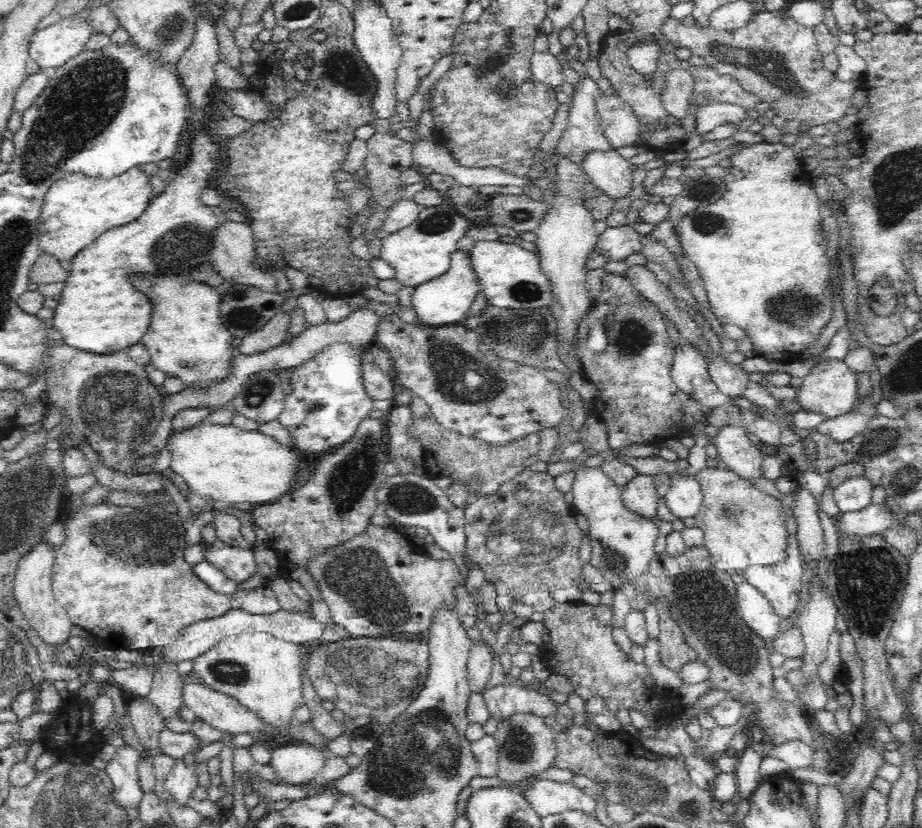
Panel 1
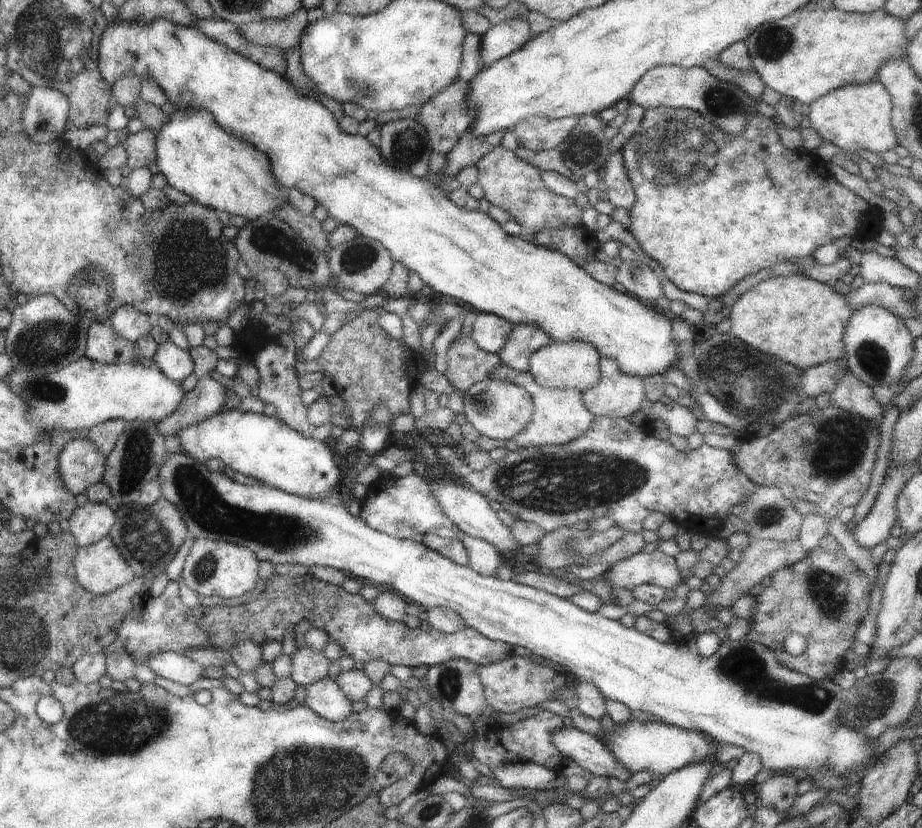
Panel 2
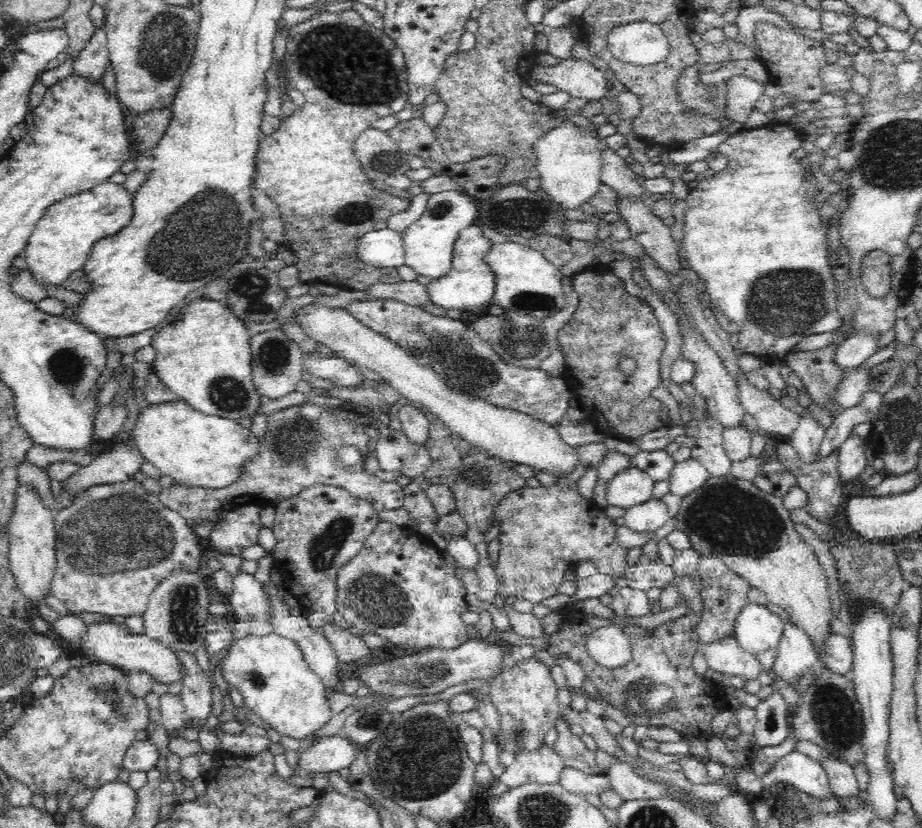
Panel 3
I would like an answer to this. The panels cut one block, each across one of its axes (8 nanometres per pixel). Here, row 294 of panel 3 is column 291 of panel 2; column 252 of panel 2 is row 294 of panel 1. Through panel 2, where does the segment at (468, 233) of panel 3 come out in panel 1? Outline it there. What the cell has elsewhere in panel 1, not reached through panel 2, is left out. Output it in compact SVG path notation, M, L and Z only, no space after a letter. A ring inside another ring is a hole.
M456 250L451 257L451 266L443 276L438 276L414 289L411 296L411 306L417 314L417 321L421 326L446 327L451 324L460 324L467 317L466 312L472 306L479 288L479 281L471 267L470 253Z

